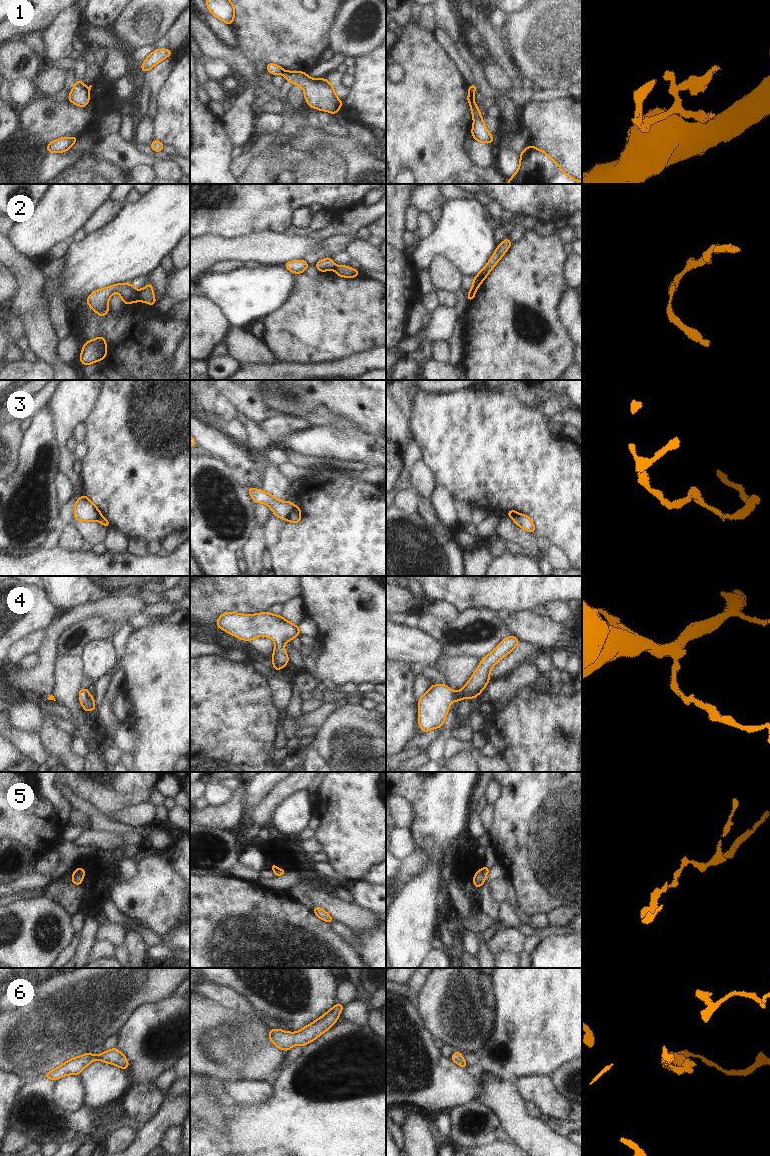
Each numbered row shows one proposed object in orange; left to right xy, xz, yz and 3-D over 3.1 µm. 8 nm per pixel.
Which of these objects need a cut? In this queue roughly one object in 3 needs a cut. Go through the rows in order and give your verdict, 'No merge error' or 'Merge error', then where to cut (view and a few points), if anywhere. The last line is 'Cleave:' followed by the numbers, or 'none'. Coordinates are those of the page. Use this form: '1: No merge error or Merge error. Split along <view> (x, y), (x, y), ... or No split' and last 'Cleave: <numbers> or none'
1: Merge error. Split along yz (469, 91), (473, 96)
2: Merge error. Split along xy (137, 291), (139, 300)
3: Merge error. Split along xz (296, 506), (287, 520)
4: No merge error. No split
5: No merge error. No split
6: No merge error. No split
Cleave: 1, 2, 3.

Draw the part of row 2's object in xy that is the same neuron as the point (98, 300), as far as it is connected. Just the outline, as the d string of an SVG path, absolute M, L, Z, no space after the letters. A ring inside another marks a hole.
M117 283L103 289L94 290L87 297L87 305L100 317L103 317L109 312L108 302L115 292L120 295L125 305L139 302L139 293L133 284Z

